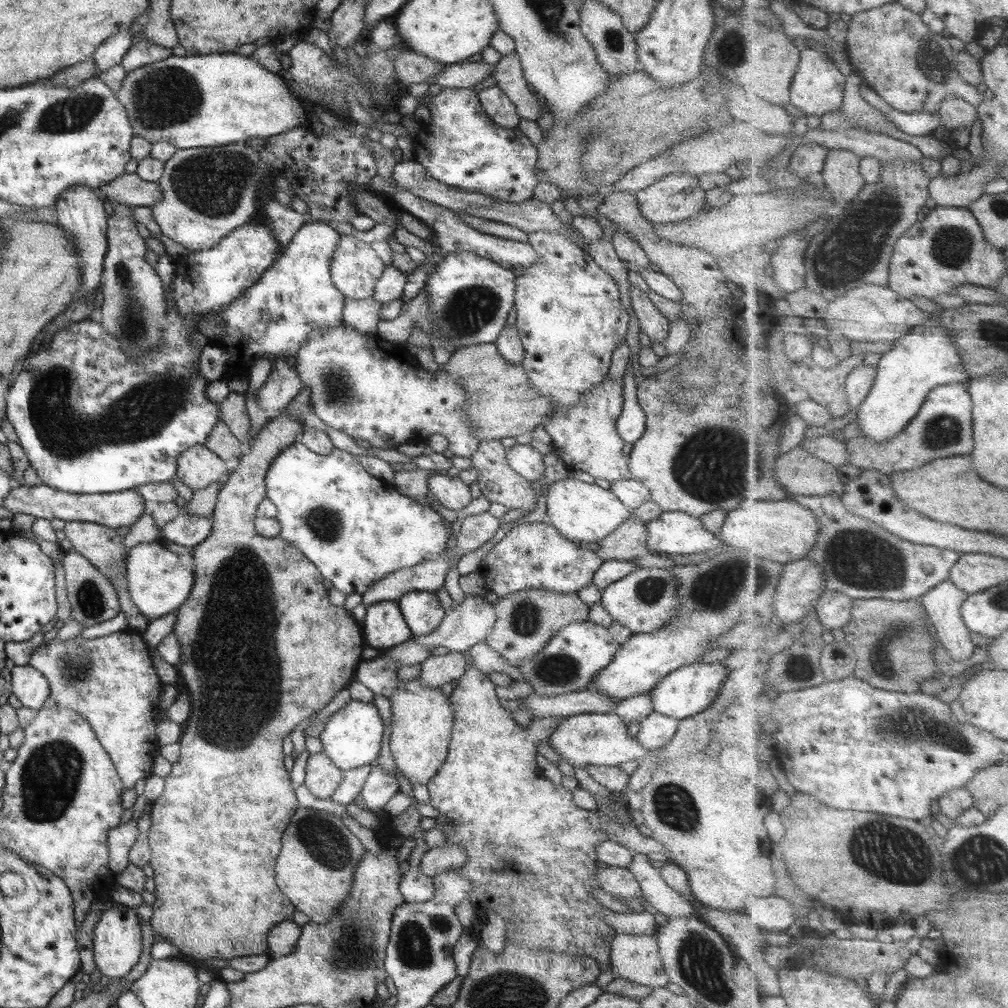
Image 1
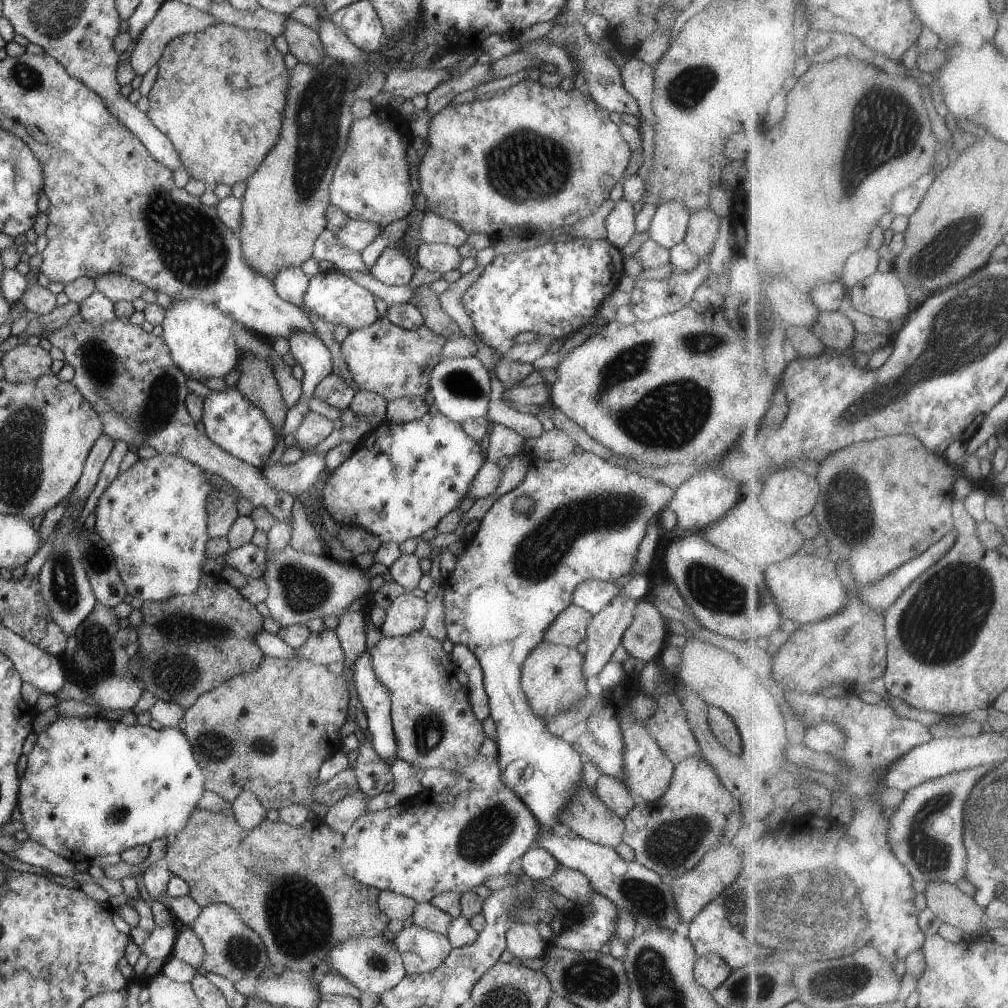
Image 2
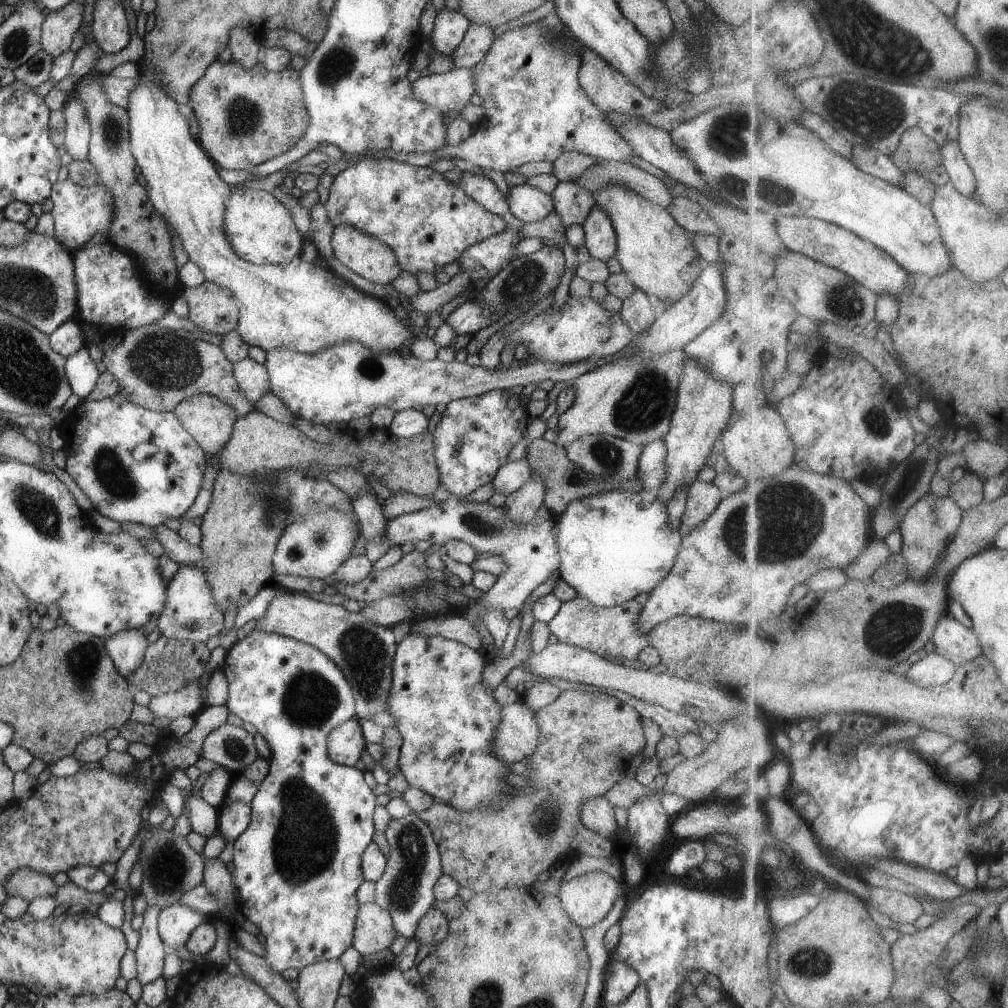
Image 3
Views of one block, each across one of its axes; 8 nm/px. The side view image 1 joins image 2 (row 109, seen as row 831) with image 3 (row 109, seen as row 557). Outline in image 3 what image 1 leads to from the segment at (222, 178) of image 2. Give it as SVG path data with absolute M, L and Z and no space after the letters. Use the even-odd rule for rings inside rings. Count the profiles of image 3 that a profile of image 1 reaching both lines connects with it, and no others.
M214 60L208 68L206 68L206 72L204 72L204 76L196 82L196 84L192 85L190 88L190 96L189 102L192 104L192 110L198 119L198 124L200 127L200 134L198 134L198 141L200 146L204 149L204 152L208 155L208 158L218 167L218 168L226 168L226 170L251 170L253 167L270 160L271 158L276 158L276 156L280 156L284 154L284 152L288 152L298 140L302 134L304 134L304 130L308 128L308 110L306 110L306 106L304 106L304 100L302 100L302 84L300 84L300 74L294 69L292 66L286 68L286 70L276 72L272 70L266 70L264 66L259 62L250 70L250 68L244 68L242 64L238 64L238 62L234 62L234 60L230 60L230 62L224 62L222 60Z

